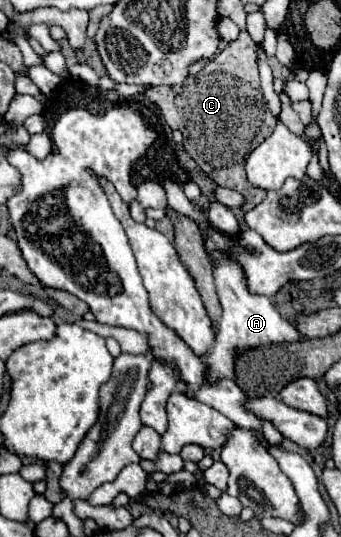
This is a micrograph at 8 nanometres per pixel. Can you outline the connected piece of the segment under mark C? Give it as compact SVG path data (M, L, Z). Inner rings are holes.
M241 31L197 77L187 77L183 85L149 87L145 95L161 109L167 125L183 133L183 147L195 163L217 185L235 189L247 197L243 211L253 209L265 197L265 191L253 187L243 173L249 153L275 129L275 117L265 105L259 87L255 45L247 31Z

